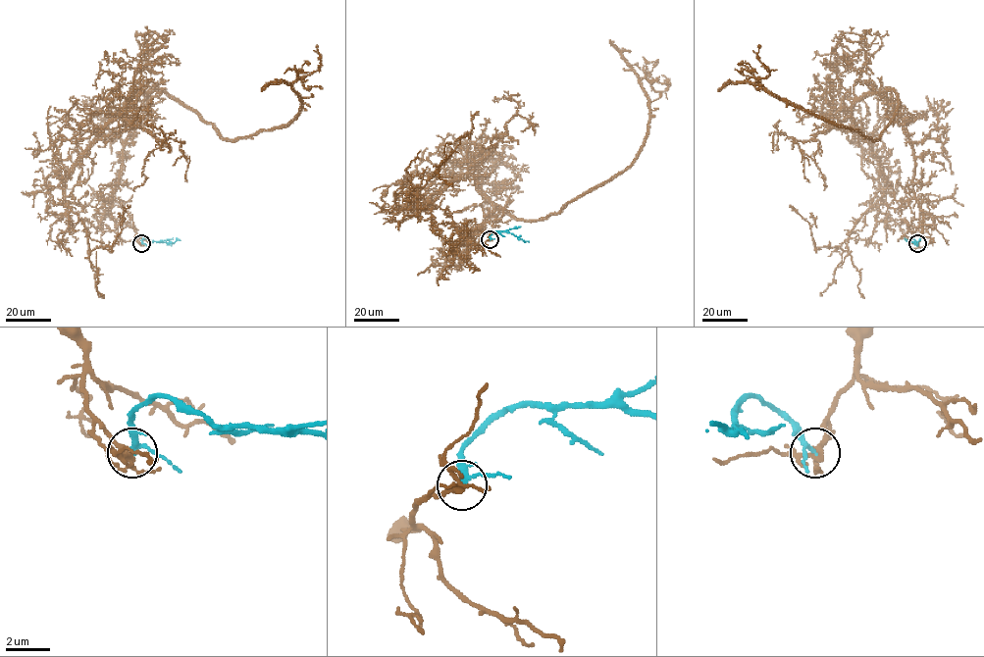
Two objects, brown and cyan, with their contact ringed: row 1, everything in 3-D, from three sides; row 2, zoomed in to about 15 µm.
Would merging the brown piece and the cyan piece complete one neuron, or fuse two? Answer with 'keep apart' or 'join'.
keep apart

